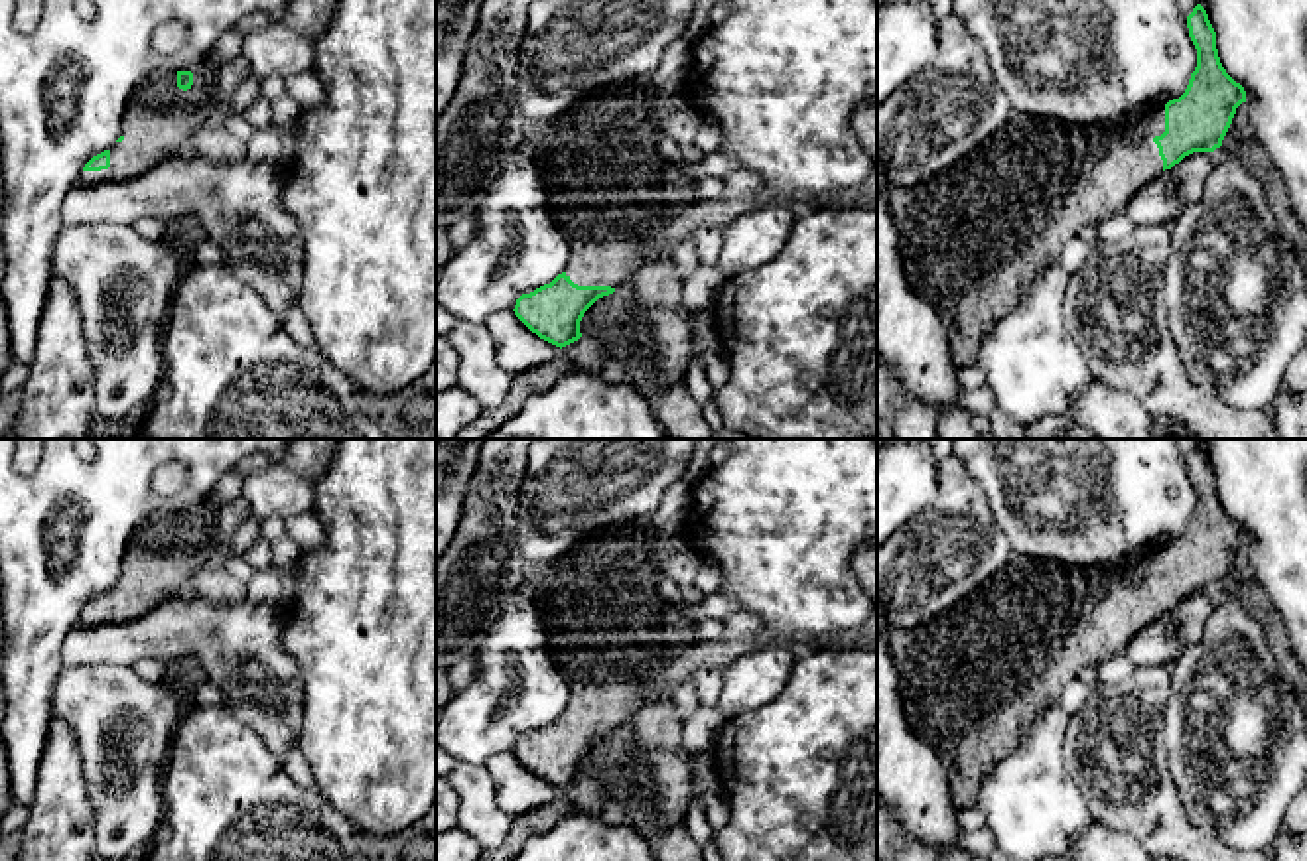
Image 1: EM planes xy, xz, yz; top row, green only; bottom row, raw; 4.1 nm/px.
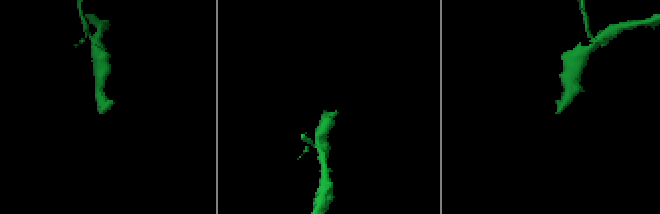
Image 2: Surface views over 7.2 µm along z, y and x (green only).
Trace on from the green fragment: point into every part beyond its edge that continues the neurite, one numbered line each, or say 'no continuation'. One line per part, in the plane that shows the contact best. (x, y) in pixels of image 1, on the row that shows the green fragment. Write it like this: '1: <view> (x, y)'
1: yz (972, 239)

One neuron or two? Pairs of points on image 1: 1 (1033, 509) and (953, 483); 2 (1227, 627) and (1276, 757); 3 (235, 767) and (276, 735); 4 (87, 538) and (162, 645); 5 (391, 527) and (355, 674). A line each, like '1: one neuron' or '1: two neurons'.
1: two neurons
2: one neuron
3: two neurons
4: two neurons
5: one neuron

